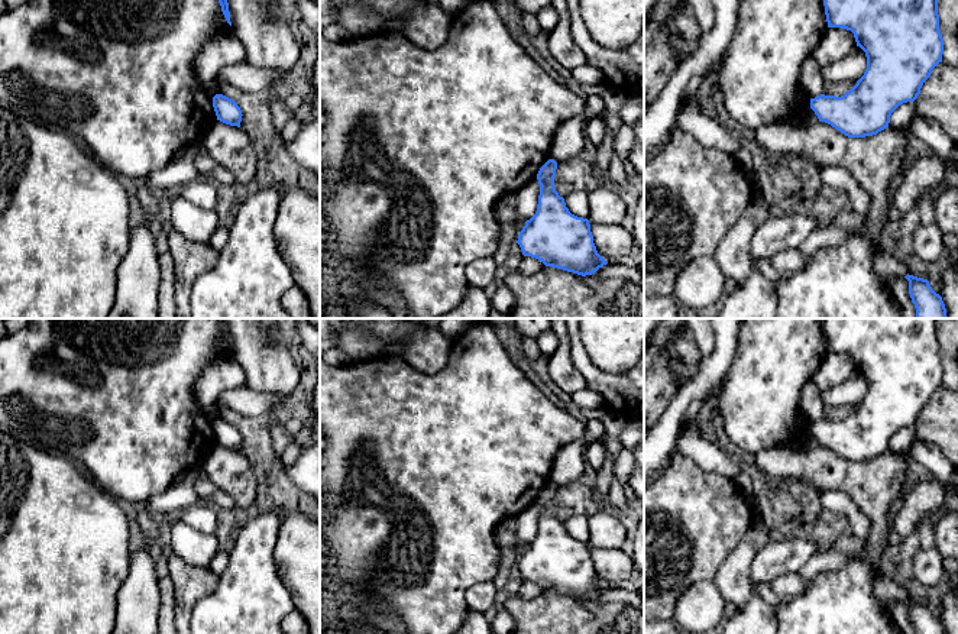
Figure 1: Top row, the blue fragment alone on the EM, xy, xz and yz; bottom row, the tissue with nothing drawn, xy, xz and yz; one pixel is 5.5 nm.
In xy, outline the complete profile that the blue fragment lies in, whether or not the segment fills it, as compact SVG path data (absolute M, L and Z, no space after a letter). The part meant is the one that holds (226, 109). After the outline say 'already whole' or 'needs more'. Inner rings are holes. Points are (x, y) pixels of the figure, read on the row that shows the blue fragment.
M216 94L213 97L213 107L217 116L217 120L240 127L242 110L237 103L223 94Z; already whole

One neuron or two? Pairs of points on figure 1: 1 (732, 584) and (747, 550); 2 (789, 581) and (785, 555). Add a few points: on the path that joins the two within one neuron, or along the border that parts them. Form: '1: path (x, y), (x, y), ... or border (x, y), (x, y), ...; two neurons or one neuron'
1: path (734, 575), (740, 559); one neuron
2: border (796, 571), (780, 573), (770, 584); two neurons

